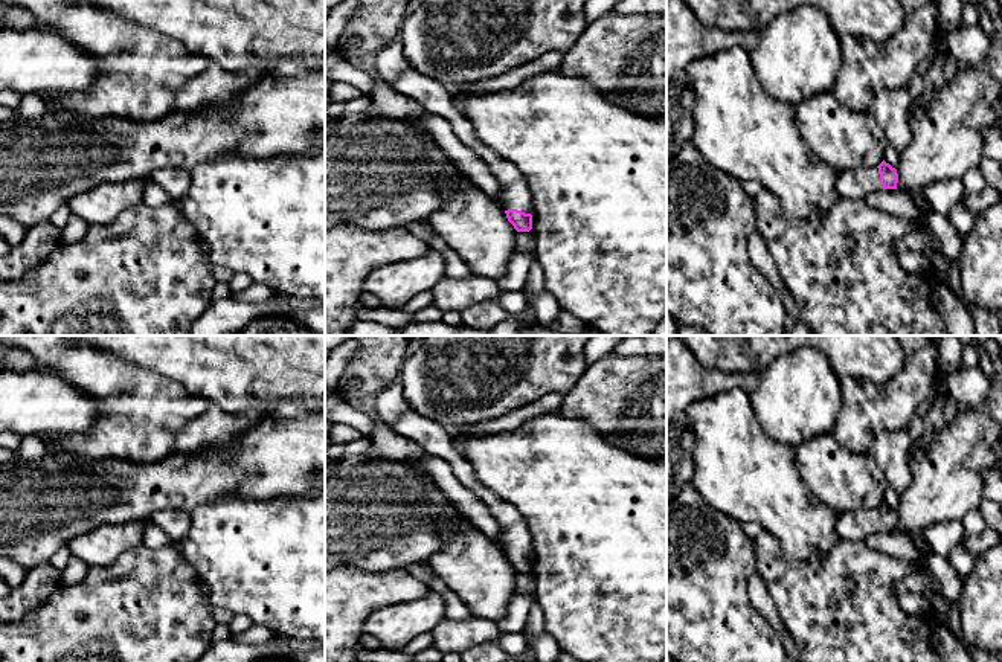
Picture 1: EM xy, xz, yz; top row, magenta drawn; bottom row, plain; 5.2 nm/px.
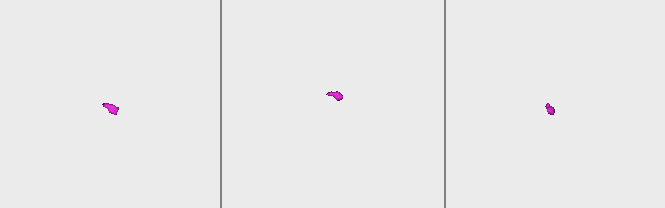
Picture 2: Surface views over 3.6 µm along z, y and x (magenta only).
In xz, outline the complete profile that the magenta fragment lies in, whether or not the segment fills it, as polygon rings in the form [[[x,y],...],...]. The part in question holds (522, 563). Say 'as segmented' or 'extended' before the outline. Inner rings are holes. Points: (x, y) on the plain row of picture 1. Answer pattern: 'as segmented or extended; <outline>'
extended; [[[413,409],[404,412],[392,426],[403,438],[407,438],[413,442],[416,442],[421,450],[426,453],[441,458],[447,461],[454,476],[461,480],[464,487],[471,490],[479,500],[483,502],[483,505],[488,508],[491,516],[496,519],[499,528],[500,528],[500,545],[505,551],[508,563],[514,567],[517,574],[529,574],[532,570],[532,537],[526,526],[526,522],[523,520],[522,514],[508,502],[500,499],[496,493],[488,490],[474,473],[473,465],[462,456],[461,452],[458,452],[451,444],[451,432],[441,427],[438,423],[427,419],[416,413]]]

